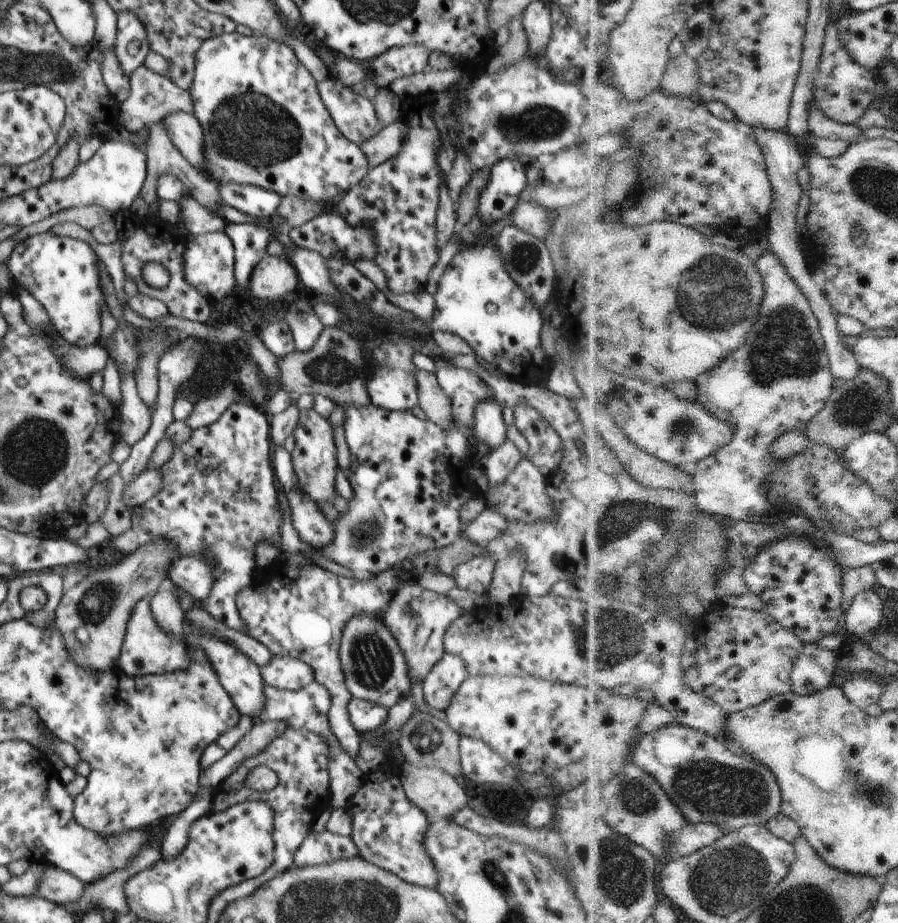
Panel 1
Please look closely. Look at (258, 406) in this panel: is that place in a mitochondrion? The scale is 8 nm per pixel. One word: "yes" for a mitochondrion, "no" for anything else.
no

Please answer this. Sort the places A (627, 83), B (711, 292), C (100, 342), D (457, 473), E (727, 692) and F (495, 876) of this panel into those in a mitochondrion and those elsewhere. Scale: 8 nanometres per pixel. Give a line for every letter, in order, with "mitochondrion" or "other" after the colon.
A: other
B: mitochondrion
C: other
D: other
E: other
F: mitochondrion

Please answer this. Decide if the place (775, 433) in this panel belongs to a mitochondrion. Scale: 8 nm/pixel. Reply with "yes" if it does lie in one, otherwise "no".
no

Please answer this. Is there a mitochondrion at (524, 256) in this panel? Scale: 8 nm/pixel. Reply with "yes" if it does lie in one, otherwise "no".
yes

